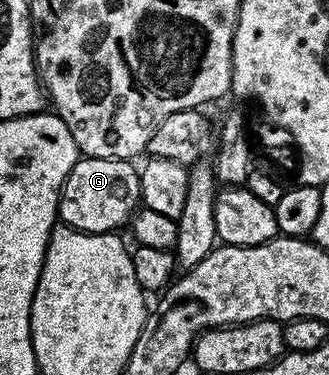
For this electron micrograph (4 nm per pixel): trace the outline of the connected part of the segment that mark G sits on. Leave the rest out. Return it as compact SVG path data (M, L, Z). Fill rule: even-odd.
M81 156L60 190L58 217L83 233L116 233L127 226L141 208L140 169L132 161Z

